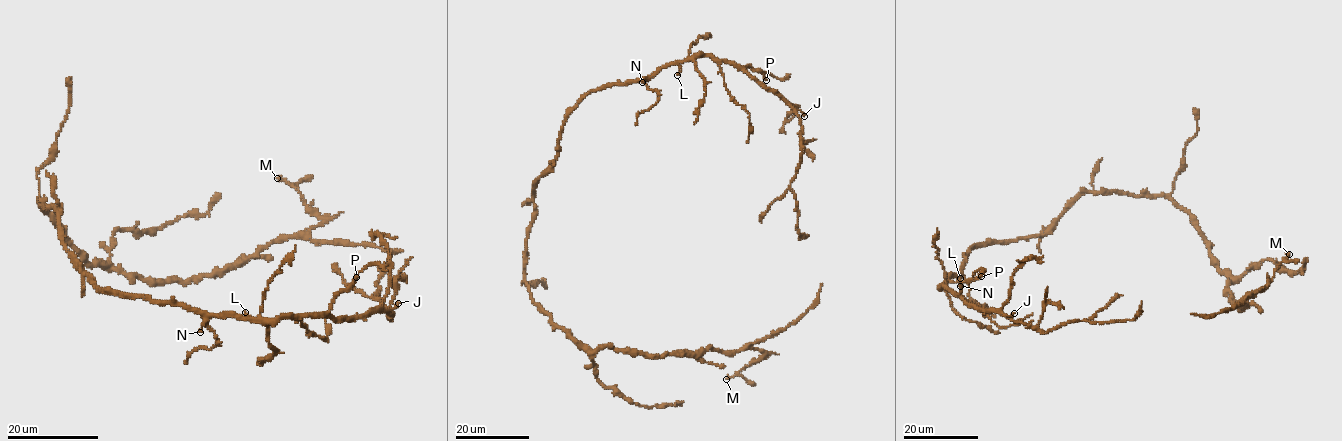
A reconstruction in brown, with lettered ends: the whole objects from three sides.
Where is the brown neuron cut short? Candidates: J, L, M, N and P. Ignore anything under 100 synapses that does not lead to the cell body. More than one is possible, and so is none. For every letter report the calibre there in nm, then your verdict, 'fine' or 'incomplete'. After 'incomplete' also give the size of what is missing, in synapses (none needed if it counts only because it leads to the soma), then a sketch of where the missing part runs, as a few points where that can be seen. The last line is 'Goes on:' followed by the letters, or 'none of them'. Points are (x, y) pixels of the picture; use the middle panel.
J: calibre 200 nm; fine
L: calibre 220 nm; fine
M: calibre 280 nm; fine
N: calibre 260 nm; incomplete; course (642, 82), (666, 89), (674, 112), (671, 128), (648, 128), (630, 105), (632, 80)
P: calibre 260 nm; fine
Goes on: N

